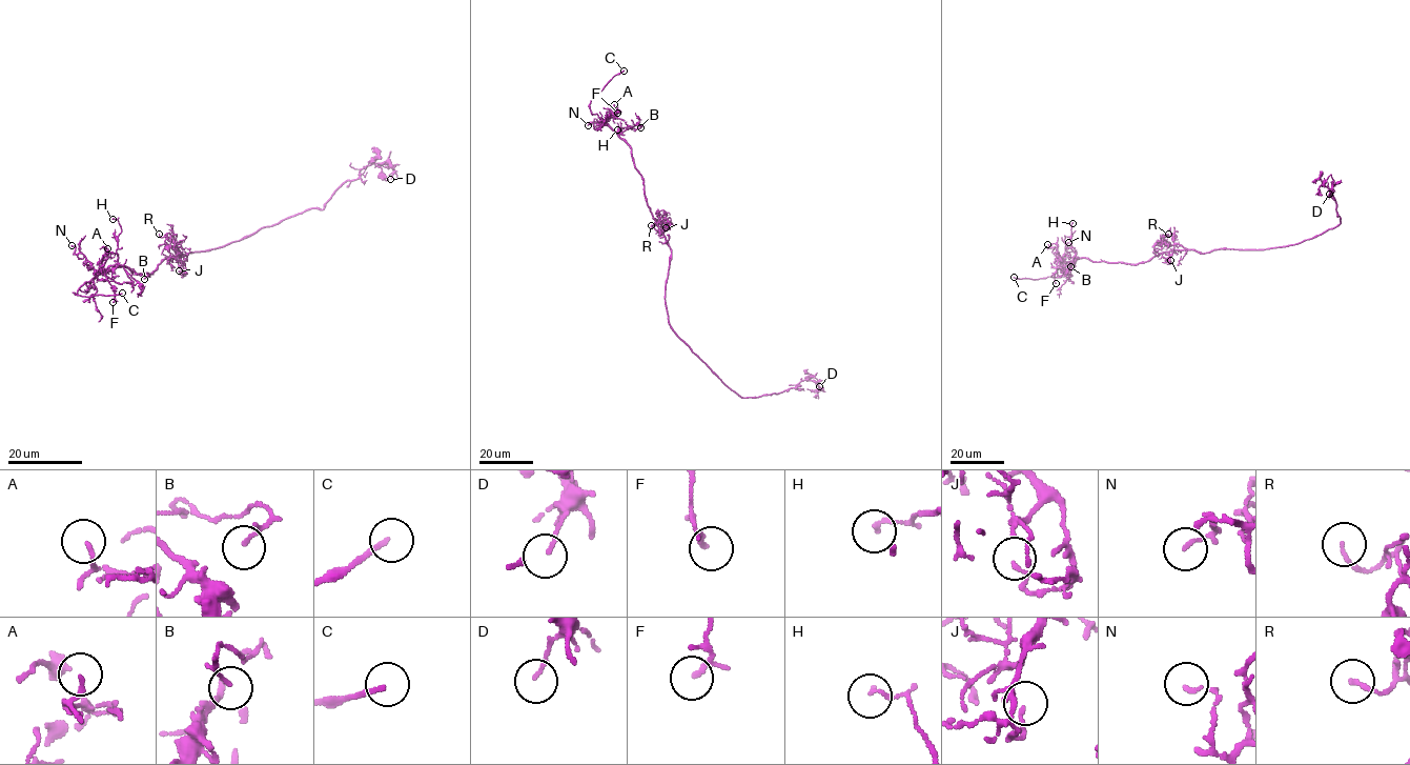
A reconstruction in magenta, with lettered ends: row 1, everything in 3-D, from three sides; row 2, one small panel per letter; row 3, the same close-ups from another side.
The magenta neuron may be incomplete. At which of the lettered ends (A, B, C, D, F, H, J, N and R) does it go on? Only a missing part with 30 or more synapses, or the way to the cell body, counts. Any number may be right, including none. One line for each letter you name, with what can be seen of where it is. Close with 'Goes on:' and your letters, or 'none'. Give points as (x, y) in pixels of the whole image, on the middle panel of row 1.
C: (624, 71)
Goes on: C

